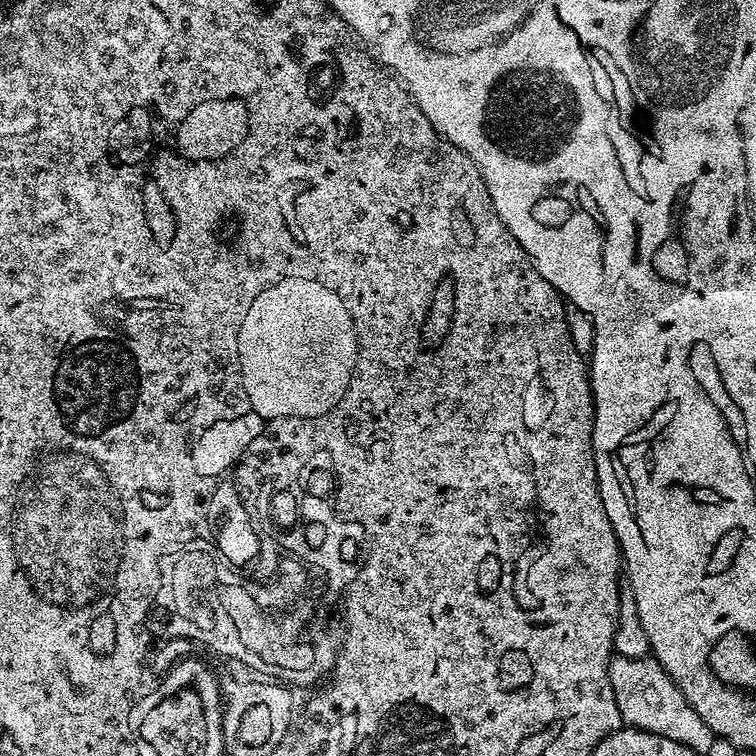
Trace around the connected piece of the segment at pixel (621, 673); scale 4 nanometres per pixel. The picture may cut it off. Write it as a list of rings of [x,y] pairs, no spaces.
[[[613,655],[608,661],[608,677],[610,686],[614,690],[614,702],[618,702],[620,719],[627,727],[646,730],[650,734],[662,734],[662,738],[670,738],[674,742],[682,742],[682,746],[690,746],[698,754],[707,754],[714,739],[710,726],[698,718],[698,710],[686,702],[682,690],[666,674],[666,670],[651,655],[643,657],[624,657]]]

